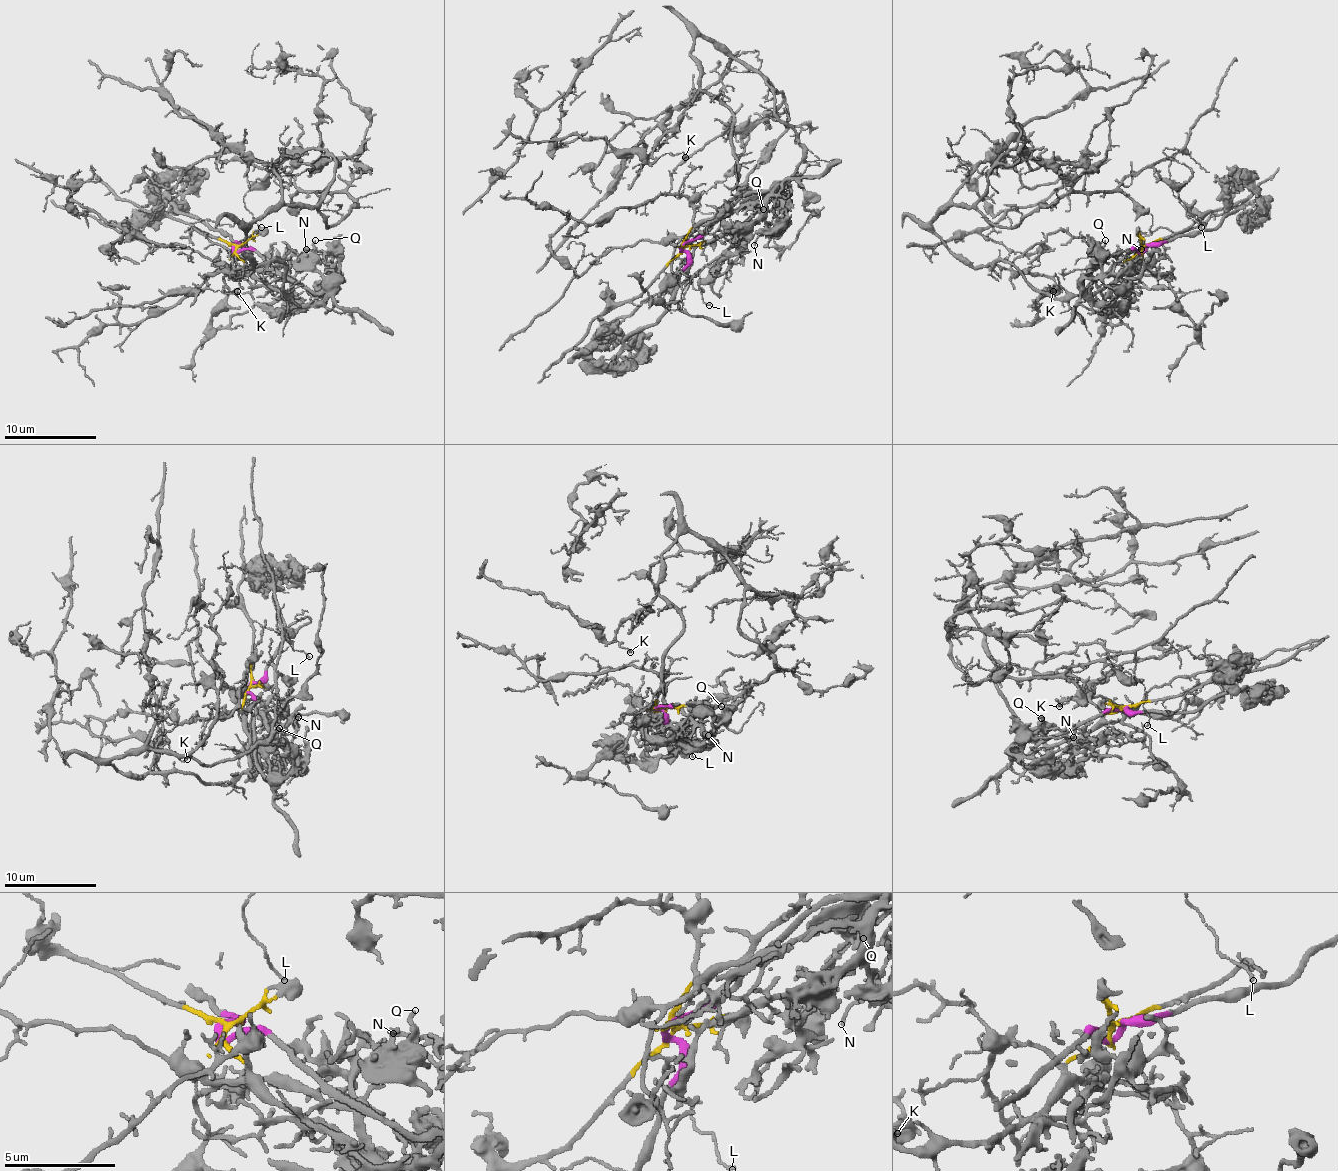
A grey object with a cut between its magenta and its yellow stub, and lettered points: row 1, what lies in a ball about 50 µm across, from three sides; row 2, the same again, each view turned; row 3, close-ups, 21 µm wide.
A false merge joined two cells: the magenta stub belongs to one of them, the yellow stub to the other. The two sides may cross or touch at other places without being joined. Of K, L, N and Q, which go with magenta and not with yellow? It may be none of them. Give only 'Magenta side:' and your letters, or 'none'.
Magenta side: N, Q

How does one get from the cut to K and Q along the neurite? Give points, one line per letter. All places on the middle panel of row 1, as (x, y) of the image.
K: (684, 247), (693, 227), (700, 227), (737, 192), (732, 115), (700, 90), (651, 155), (681, 152), (686, 157)
Q: (681, 247), (684, 243), (702, 236), (746, 194), (765, 192), (769, 187), (762, 194), (762, 208)

